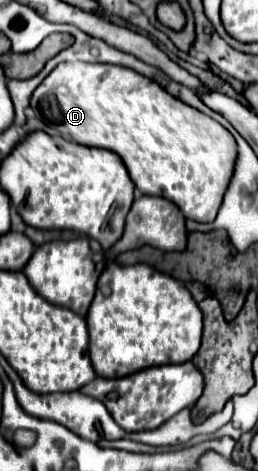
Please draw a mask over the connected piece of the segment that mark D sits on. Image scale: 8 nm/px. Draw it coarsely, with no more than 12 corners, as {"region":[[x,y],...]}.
{"region":[[61,62],[31,108],[215,220],[237,142],[125,66]]}

